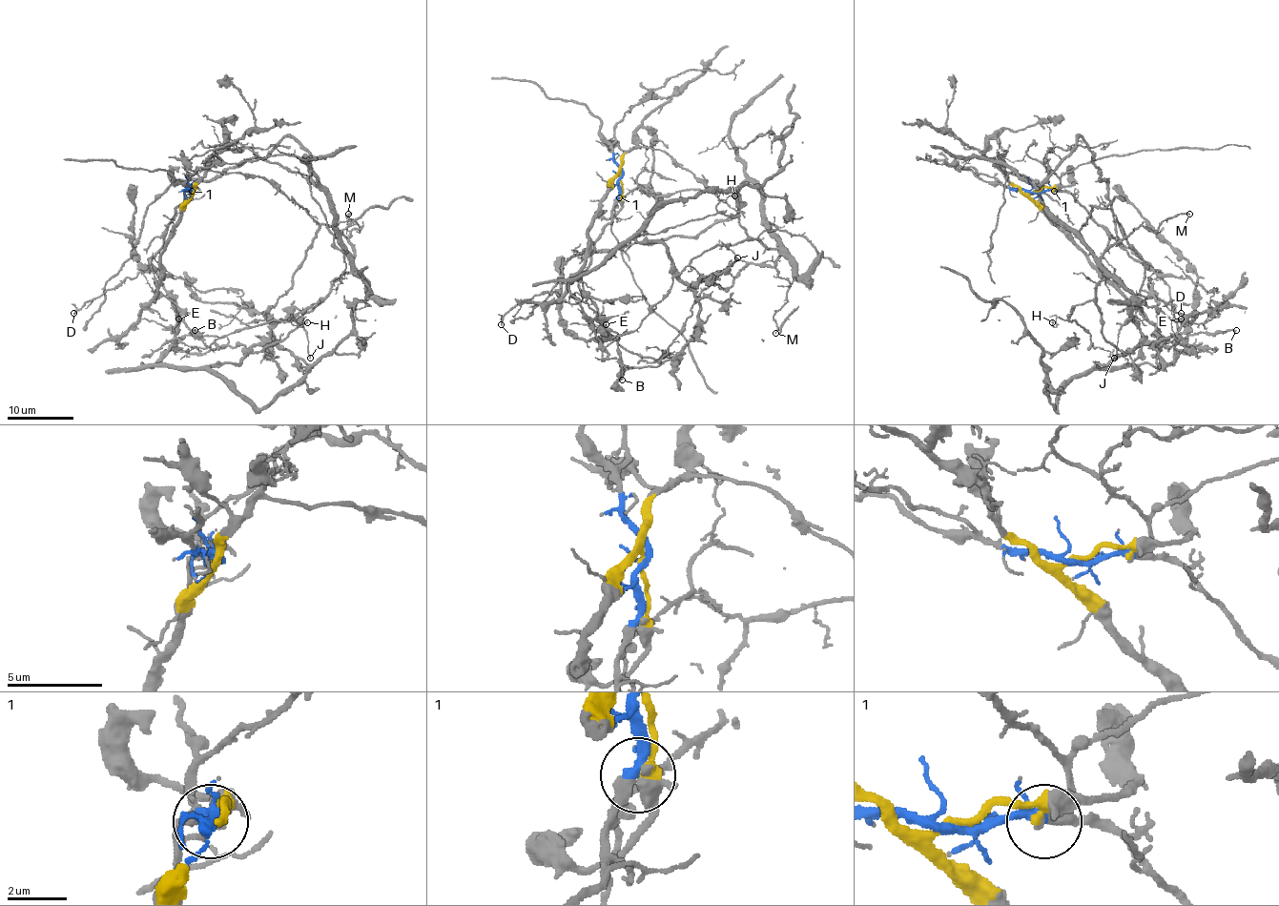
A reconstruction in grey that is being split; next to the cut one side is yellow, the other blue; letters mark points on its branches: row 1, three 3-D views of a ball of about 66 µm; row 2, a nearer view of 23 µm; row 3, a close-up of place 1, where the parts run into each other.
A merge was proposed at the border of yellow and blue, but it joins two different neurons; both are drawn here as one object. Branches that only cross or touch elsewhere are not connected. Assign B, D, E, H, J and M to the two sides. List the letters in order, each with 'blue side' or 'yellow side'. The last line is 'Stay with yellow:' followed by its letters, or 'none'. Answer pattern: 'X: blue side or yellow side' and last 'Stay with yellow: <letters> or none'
B: yellow side
D: blue side
E: yellow side
H: yellow side
J: yellow side
M: yellow side
Stay with yellow: B, E, H, J, M

